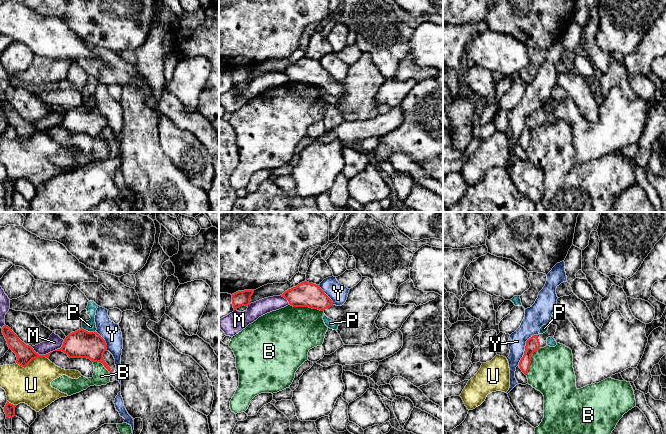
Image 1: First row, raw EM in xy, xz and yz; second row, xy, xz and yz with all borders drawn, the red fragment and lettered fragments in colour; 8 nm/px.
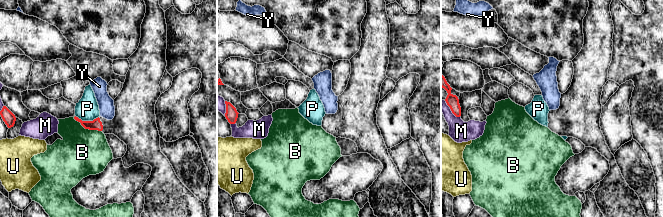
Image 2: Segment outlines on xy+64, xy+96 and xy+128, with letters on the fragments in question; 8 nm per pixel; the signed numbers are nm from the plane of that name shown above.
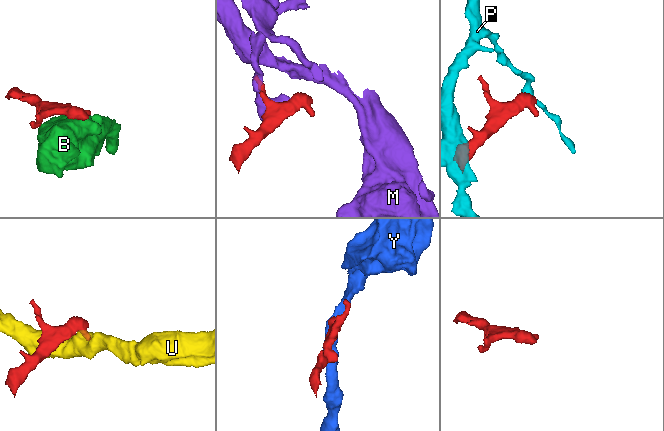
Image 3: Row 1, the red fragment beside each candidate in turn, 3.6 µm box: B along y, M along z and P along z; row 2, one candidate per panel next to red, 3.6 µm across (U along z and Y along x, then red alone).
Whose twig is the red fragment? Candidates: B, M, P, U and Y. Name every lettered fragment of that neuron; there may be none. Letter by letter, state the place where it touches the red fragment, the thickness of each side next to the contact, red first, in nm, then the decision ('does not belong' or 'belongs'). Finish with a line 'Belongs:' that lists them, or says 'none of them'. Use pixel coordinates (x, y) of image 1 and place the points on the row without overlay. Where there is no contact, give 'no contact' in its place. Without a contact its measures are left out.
B: meets red in xz at (307, 82); 200 nm thick on the red side, 420 nm on the other; does not belong
M: meets red in xy at (41, 131); 150 nm thick on the red side, 120 nm on the other; does not belong
P: meets red in xy at (89, 108); 220 nm thick on the red side, 90 nm on the other; does not belong
U: meets red in xy at (32, 135); 150 nm thick on the red side, 300 nm on the other; does not belong
Y: meets red in yz at (525, 123); 110 nm thick on the red side, 170 nm on the other; does not belong
Belongs: none of them

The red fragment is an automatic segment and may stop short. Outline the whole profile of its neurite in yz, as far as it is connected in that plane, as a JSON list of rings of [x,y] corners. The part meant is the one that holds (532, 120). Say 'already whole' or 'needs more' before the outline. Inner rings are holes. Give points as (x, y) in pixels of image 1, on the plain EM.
needs more; [[[549,100],[548,106],[543,110],[534,111],[526,117],[524,131],[519,138],[519,143],[526,151],[531,140],[531,131],[539,124],[544,124],[547,121],[547,114],[554,113],[557,102]]]

